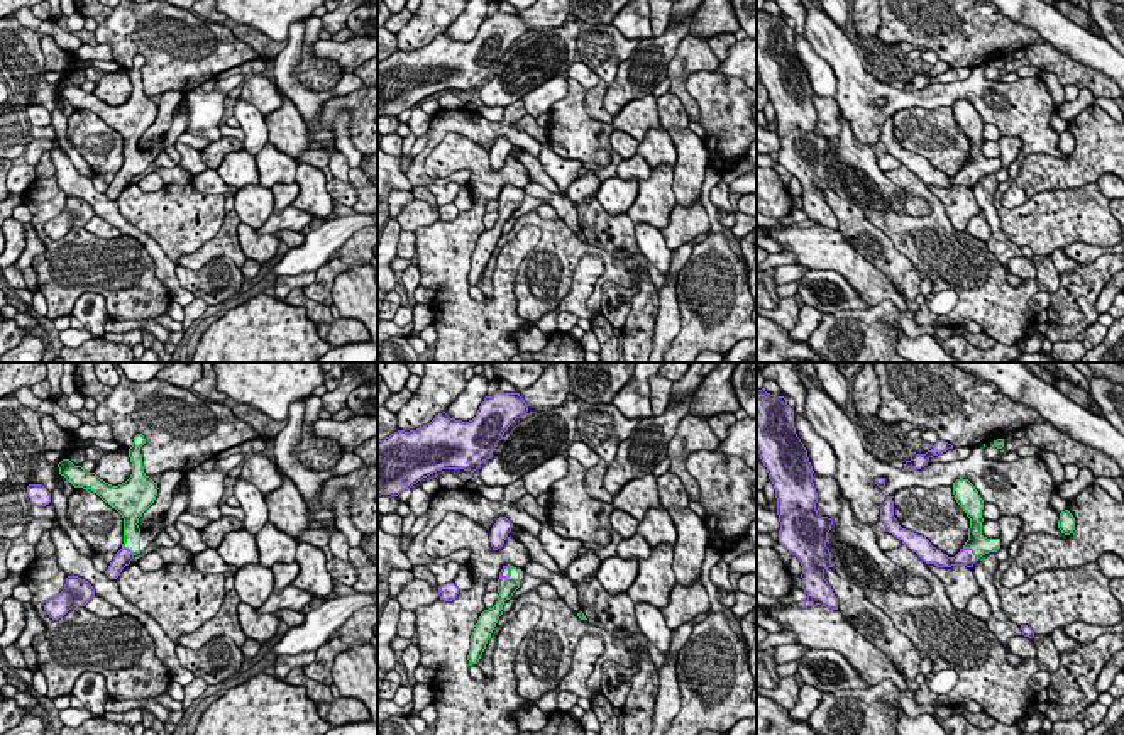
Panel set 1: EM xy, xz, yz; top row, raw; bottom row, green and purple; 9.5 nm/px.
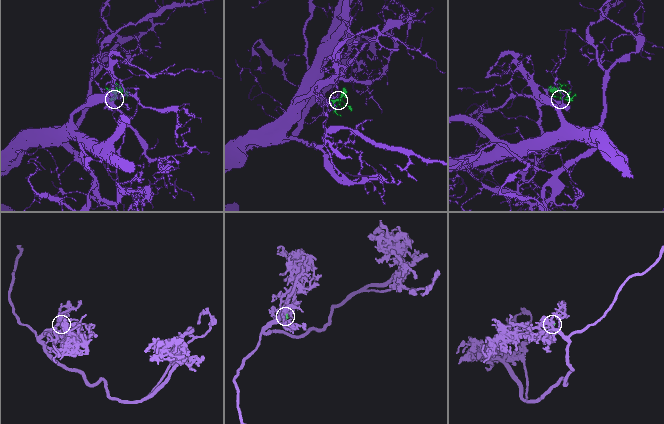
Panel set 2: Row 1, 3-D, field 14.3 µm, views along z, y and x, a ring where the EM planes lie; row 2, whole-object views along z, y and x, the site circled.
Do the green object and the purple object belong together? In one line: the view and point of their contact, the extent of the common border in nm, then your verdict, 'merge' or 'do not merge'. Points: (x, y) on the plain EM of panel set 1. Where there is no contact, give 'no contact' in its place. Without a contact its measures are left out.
yz (972, 170) | 190 nm | merge

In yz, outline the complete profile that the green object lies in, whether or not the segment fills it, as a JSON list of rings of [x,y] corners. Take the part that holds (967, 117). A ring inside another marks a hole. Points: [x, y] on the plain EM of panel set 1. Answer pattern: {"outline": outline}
{"outline": [[[956,100],[953,103],[953,115],[956,124],[963,129],[970,139],[968,161],[960,169],[955,178],[948,178],[941,171],[931,166],[931,163],[911,151],[899,146],[894,137],[894,117],[889,117],[880,129],[880,142],[885,146],[887,152],[897,158],[904,166],[916,173],[926,185],[934,185],[938,188],[967,186],[973,185],[989,173],[997,173],[1000,169],[1000,159],[987,159],[982,156],[982,130],[984,120],[968,100]]]}

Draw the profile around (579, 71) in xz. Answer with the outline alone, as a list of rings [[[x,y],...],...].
[[[574,61],[567,76],[576,80],[582,88],[591,90],[599,83],[599,76],[582,61]]]

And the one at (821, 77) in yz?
[[[796,30],[794,49],[807,71],[813,91],[819,97],[835,97],[836,76],[833,68],[821,56],[818,56],[809,41],[804,36],[799,36]]]

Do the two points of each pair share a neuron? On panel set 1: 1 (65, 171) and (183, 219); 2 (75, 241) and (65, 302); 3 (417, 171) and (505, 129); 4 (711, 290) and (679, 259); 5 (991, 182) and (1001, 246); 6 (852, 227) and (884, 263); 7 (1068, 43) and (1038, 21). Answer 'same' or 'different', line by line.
1: different
2: same
3: same
4: different
5: same
6: same
7: same

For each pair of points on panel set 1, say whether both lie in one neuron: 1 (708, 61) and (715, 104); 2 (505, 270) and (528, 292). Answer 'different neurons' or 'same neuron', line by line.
1: different neurons
2: different neurons

